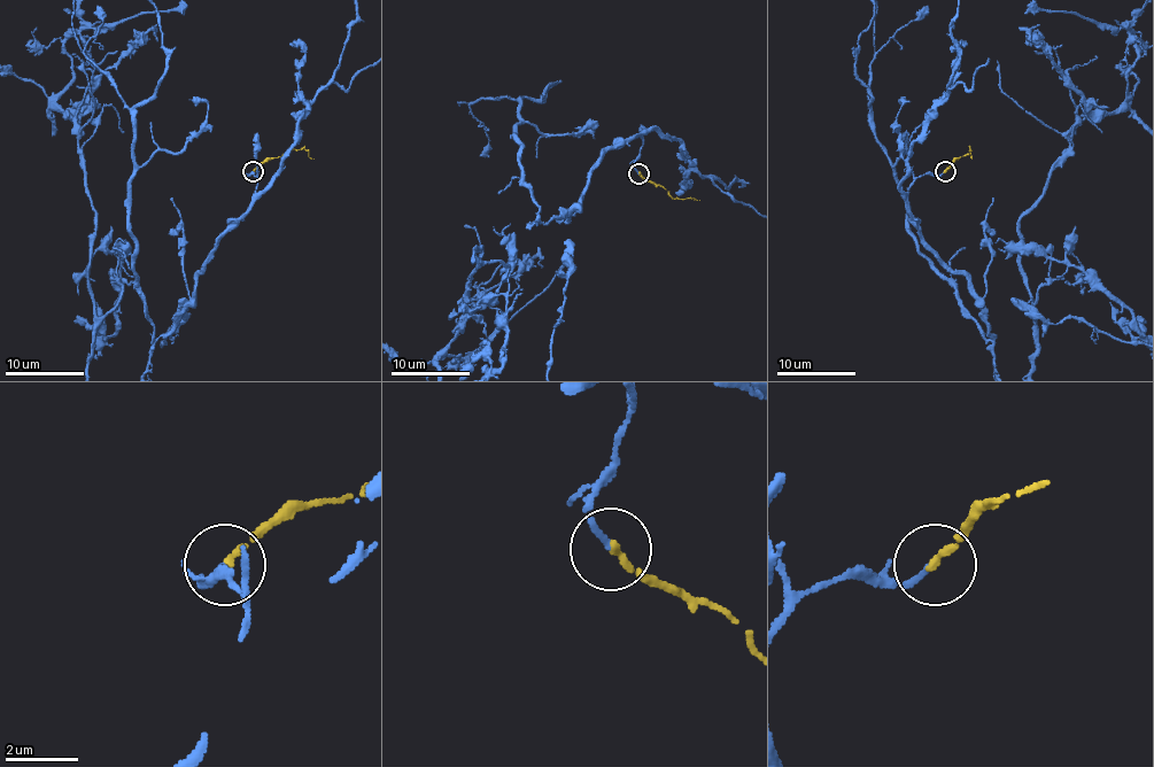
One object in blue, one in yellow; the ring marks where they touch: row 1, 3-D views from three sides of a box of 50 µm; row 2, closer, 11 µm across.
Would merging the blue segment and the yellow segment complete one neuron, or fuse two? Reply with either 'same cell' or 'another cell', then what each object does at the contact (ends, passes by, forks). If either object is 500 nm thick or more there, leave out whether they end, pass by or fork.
same cell; blue ends; yellow ends

